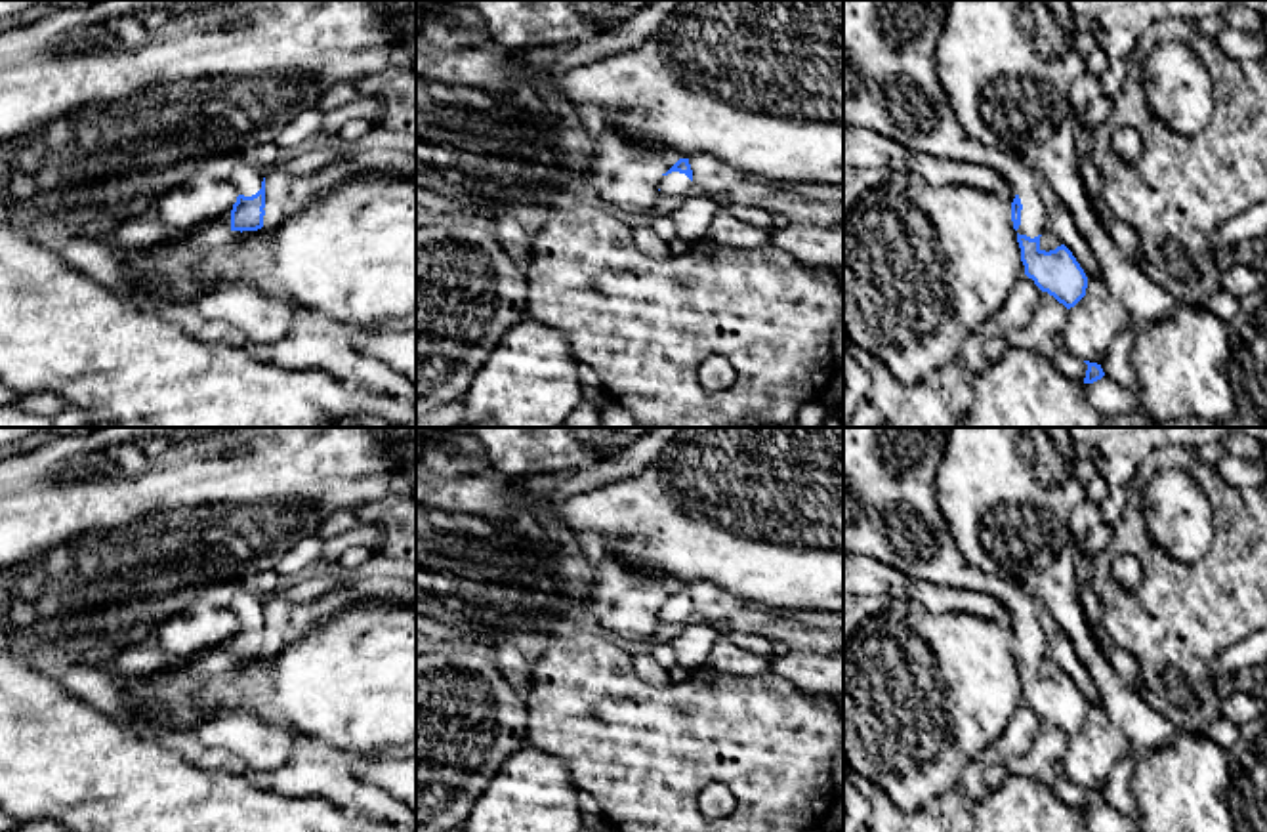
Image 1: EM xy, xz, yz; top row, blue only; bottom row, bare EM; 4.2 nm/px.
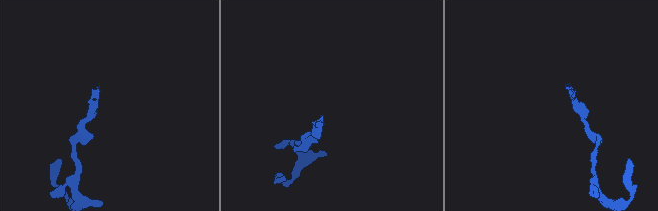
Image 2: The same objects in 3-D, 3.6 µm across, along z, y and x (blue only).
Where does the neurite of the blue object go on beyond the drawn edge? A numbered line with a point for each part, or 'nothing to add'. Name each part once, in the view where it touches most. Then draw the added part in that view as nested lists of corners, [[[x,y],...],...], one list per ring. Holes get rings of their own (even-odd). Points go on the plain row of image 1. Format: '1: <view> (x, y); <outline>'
1: yz (890, 504); [[[843,427],[843,553],[878,559],[914,580],[990,593],[1021,626],[1017,660],[1034,666],[1044,660],[1048,649],[1036,603],[1009,580],[967,563],[937,506],[935,479],[946,431],[948,427]]]

